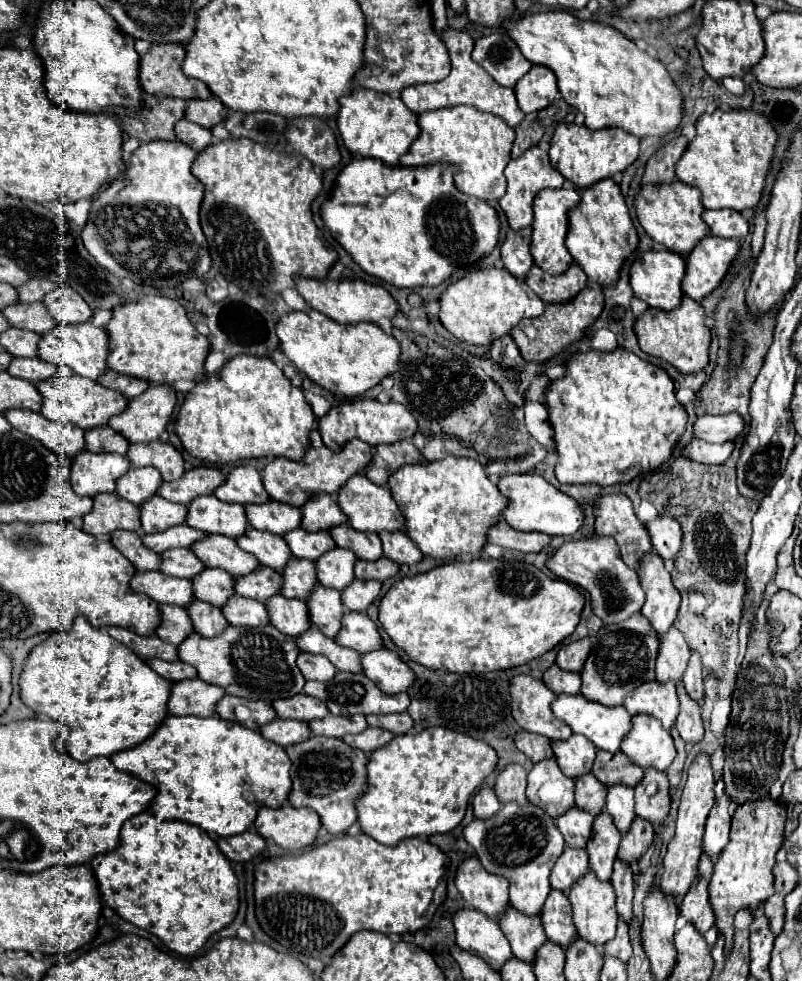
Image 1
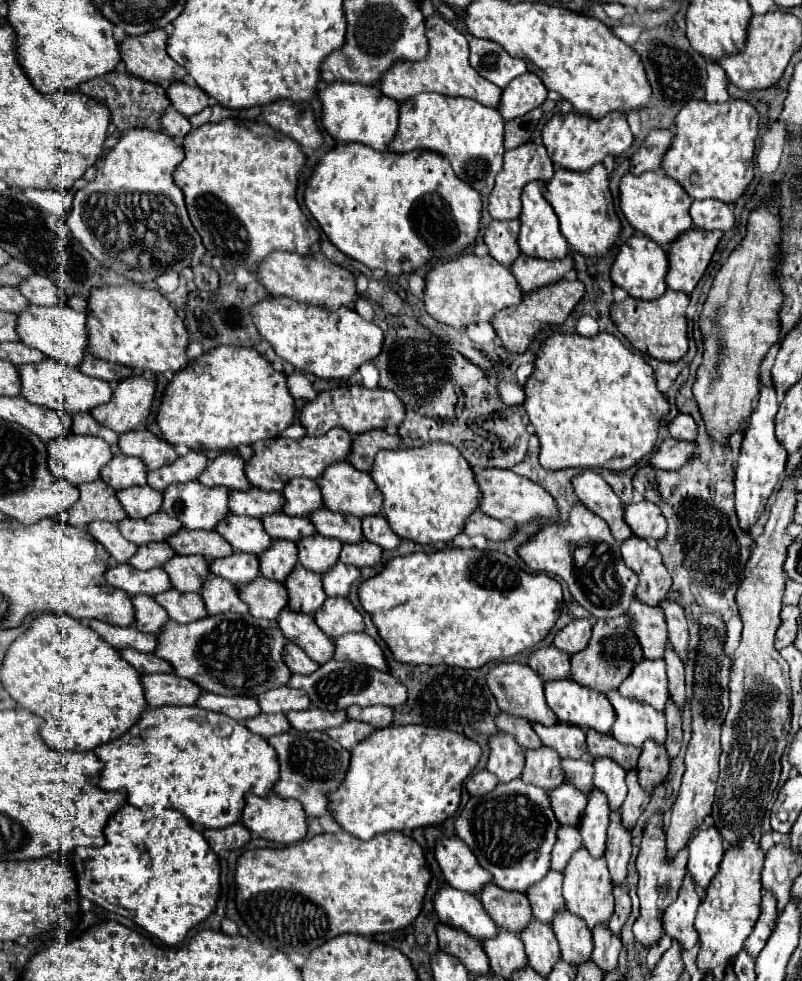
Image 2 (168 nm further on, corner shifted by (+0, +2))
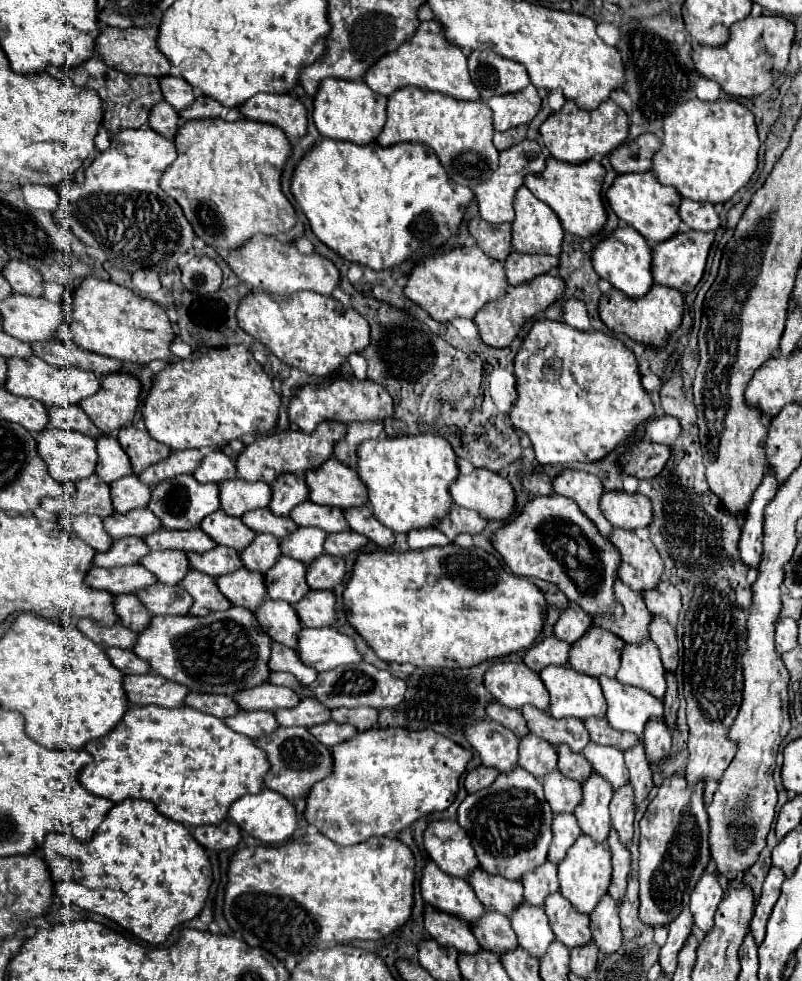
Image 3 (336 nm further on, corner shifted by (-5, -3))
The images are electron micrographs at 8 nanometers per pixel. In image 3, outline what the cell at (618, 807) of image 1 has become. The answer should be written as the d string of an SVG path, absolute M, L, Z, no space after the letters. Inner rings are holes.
M590 743L584 751L584 757L590 761L592 769L602 775L614 789L624 787L628 783L624 755L614 751L612 747L598 747L596 743Z

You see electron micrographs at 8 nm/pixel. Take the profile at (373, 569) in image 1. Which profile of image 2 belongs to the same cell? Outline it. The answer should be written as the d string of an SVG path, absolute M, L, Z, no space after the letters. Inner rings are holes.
M361 540L357 544L343 544L339 560L357 568L375 566L381 560L381 548L369 540Z

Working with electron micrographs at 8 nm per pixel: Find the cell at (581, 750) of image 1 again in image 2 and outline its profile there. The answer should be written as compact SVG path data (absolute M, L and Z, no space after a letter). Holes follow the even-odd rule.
M557 722L553 726L533 724L533 730L541 742L557 750L561 758L581 758L585 754L585 732L577 730L577 726L565 726L565 722Z

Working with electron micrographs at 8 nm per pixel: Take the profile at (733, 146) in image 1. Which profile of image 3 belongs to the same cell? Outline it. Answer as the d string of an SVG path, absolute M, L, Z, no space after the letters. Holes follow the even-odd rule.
M690 99L688 103L678 105L670 119L664 123L664 141L660 151L654 155L654 173L662 185L672 185L684 199L692 201L708 201L708 203L726 203L730 201L742 187L748 185L750 177L758 167L758 131L756 121L750 109L746 109L738 101L700 101Z

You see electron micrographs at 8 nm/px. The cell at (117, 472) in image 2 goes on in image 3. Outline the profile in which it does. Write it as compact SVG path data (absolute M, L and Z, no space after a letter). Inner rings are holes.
M108 435L96 441L98 443L98 467L96 467L96 475L100 479L104 479L106 483L114 483L122 477L134 475L132 471L132 463L130 457L122 451L120 443L116 437Z

